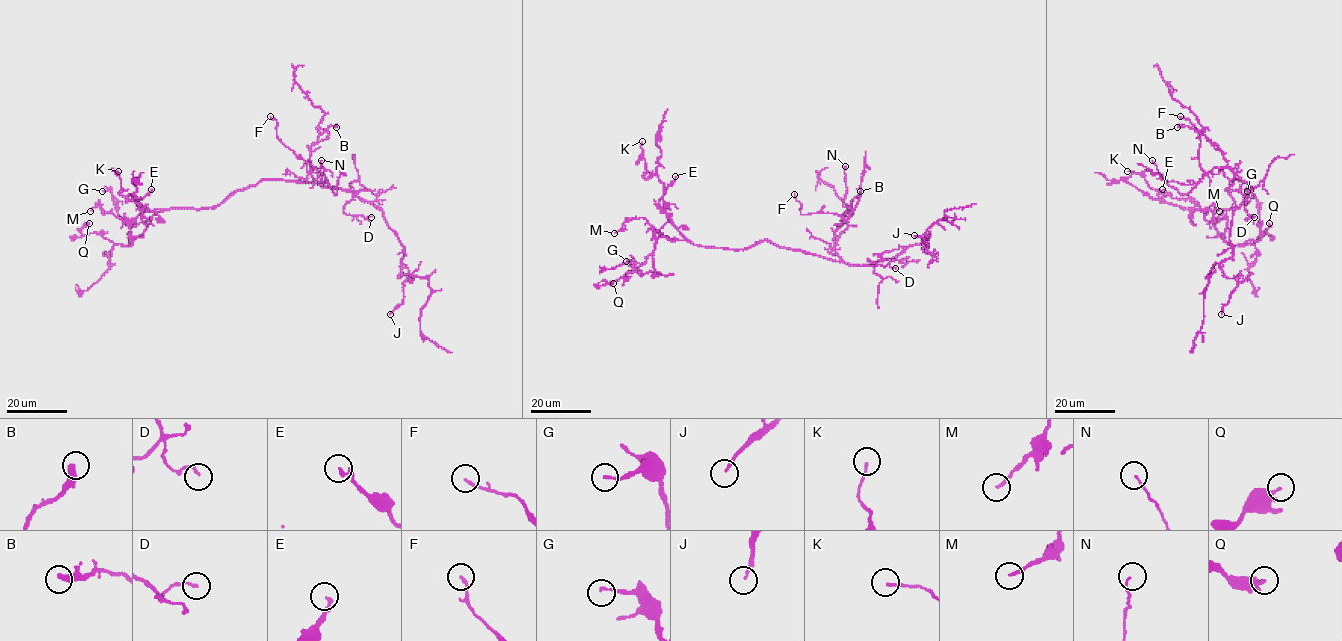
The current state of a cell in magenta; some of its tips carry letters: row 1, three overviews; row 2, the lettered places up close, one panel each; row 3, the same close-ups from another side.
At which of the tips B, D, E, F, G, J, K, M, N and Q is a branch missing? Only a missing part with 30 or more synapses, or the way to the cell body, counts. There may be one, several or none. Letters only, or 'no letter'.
no letter

